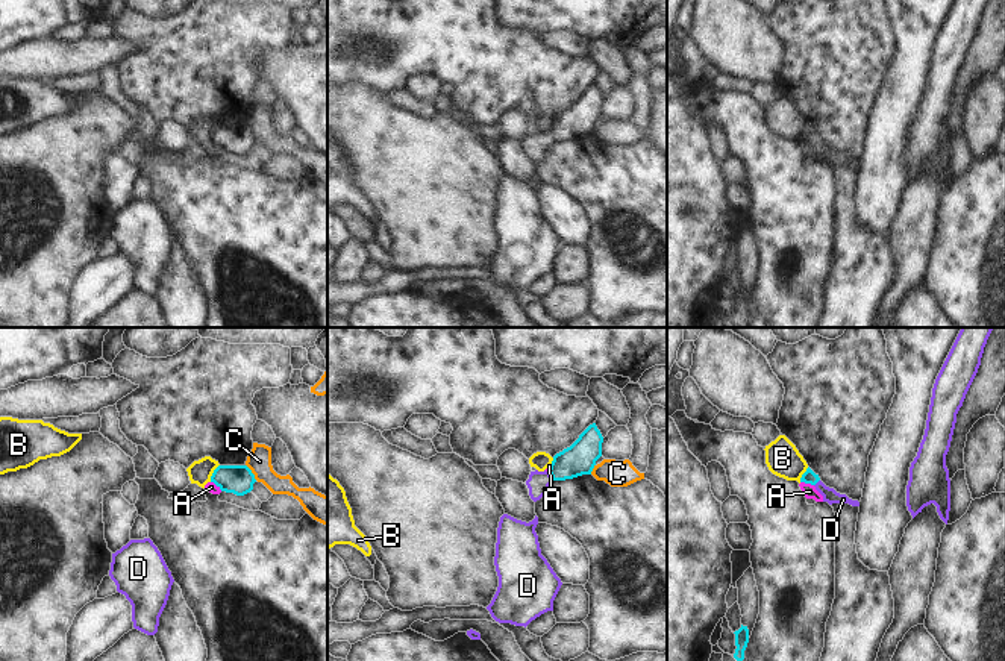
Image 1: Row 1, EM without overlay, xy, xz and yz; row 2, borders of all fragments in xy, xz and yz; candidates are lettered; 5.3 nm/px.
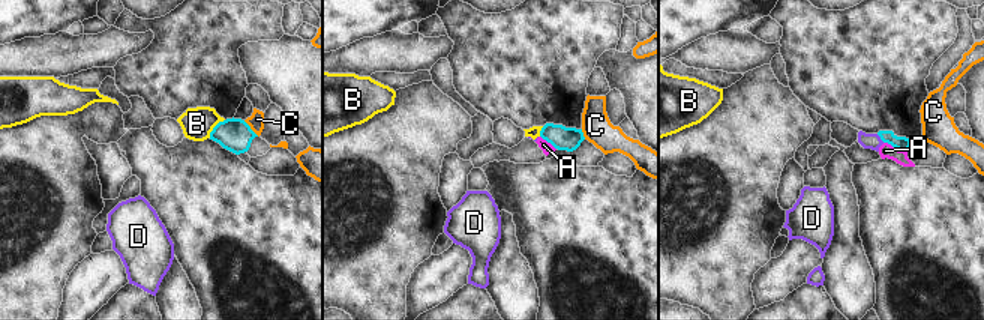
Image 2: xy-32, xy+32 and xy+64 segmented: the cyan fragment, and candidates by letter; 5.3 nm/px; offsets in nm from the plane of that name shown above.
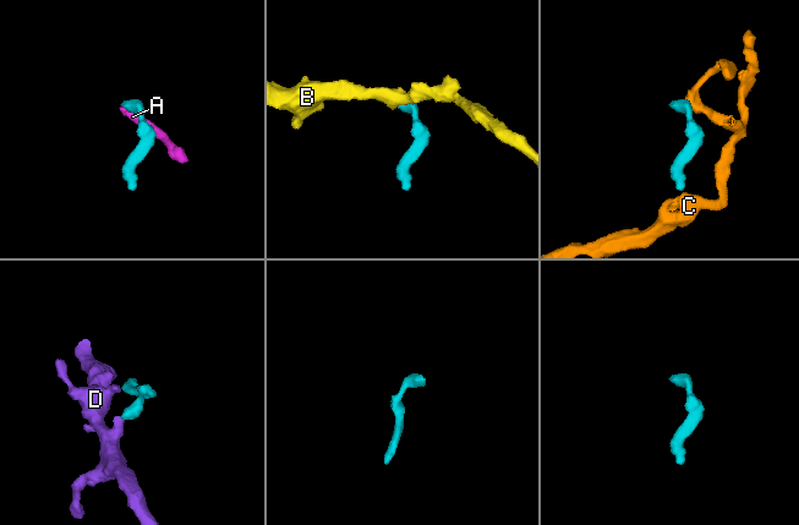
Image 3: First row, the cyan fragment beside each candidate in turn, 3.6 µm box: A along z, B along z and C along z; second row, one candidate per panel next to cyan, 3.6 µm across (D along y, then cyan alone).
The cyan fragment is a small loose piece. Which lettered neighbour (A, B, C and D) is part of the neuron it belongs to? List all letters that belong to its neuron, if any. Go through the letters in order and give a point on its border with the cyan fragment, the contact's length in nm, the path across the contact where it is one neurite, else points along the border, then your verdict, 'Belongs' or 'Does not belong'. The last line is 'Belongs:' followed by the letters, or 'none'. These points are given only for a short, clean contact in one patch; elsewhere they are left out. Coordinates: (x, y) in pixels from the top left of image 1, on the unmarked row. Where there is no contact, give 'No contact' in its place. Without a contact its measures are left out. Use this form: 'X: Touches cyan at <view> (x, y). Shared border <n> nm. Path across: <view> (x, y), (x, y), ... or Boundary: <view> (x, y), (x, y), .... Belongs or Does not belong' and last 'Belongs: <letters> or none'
A: Touches cyan at yz (807, 143). Shared border 80 nm. Boundary: yz (801, 141), (813, 146). Does not belong
B: Touches cyan at xy (212, 134). Shared border 110 nm. Boundary: xy (219, 125), (209, 141). Does not belong
C: Touches cyan at xy (250, 132). Shared border 110 nm. Boundary: xy (246, 125), (256, 140). Does not belong
D: Touches cyan at xz (551, 135). Shared border 60 nm. Path across: xz (579, 119), (551, 135), (538, 143). Belongs
Belongs: D.

